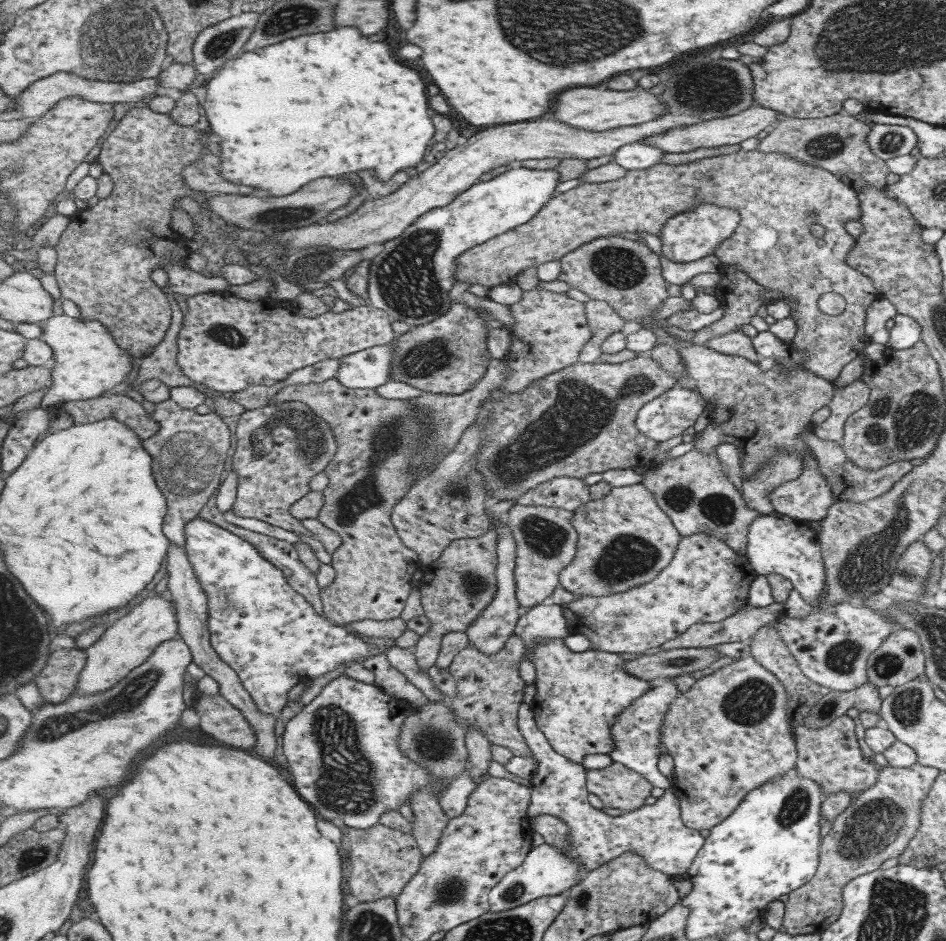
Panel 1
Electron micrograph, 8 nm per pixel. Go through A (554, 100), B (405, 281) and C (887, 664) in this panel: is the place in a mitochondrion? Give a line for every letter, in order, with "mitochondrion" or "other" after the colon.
A: other
B: mitochondrion
C: mitochondrion

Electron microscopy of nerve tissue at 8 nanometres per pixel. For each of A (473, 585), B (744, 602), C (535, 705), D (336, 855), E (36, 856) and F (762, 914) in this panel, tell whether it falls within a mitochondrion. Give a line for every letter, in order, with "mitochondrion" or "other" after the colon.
A: mitochondrion
B: other
C: other
D: other
E: mitochondrion
F: other

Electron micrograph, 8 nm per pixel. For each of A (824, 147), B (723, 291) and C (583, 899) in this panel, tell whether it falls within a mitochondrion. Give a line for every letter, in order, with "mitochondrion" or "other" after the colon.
A: mitochondrion
B: other
C: mitochondrion

